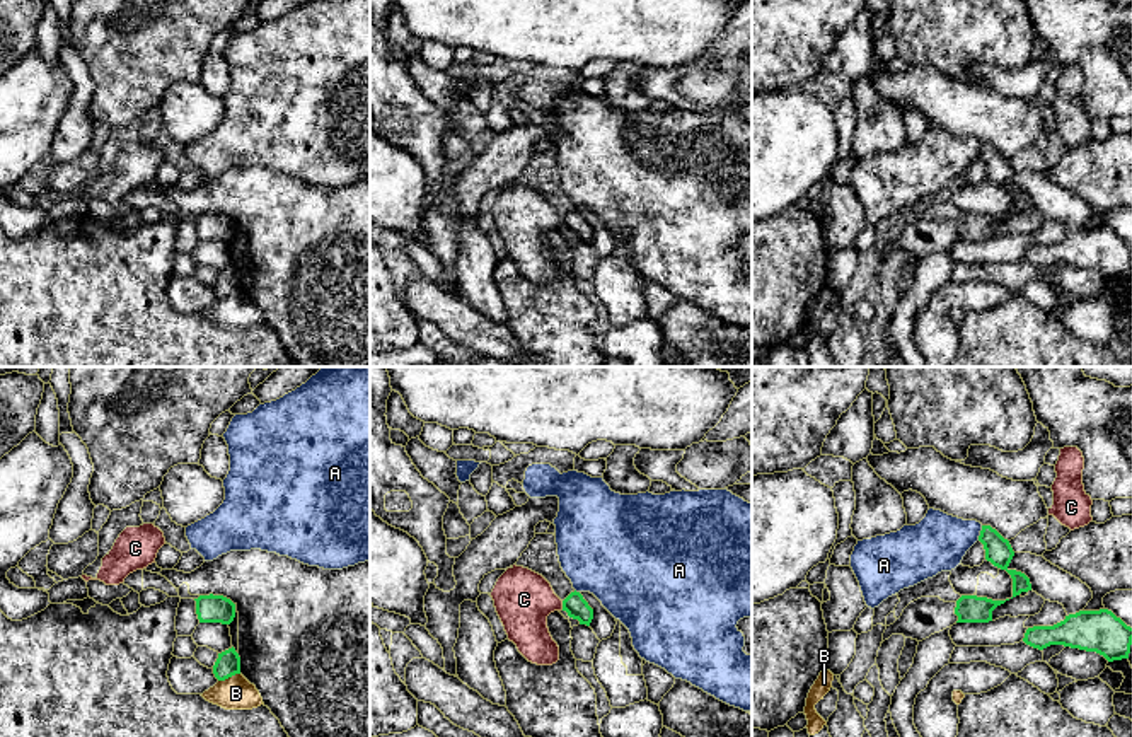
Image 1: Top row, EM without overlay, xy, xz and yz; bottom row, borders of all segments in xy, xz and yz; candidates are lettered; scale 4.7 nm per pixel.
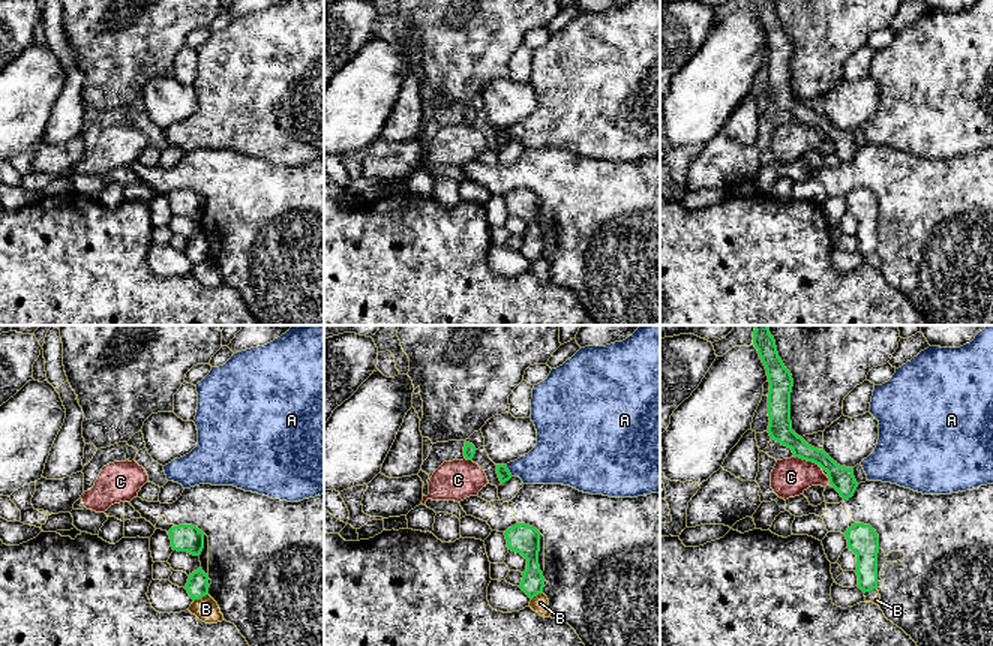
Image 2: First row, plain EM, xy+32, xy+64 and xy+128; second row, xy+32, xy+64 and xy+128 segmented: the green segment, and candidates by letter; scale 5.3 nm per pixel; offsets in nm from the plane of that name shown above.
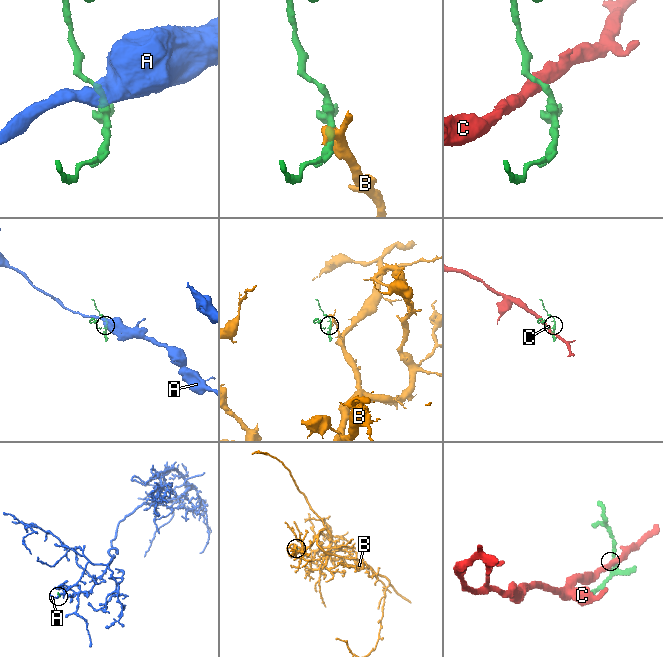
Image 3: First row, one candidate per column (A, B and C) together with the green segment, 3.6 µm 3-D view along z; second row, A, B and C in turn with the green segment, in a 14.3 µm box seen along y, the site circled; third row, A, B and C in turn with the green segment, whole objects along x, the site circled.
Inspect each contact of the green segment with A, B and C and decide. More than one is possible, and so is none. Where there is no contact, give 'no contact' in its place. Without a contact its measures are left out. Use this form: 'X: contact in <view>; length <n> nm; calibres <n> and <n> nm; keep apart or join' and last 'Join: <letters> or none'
A: contact in yz; length 80 nm; calibres 130 and 280 nm; keep apart
B: contact in xy; length 110 nm; calibres 120 and 160 nm; keep apart
C: contact in xz; length 40 nm; calibres 110 and 280 nm; keep apart
Join: none

